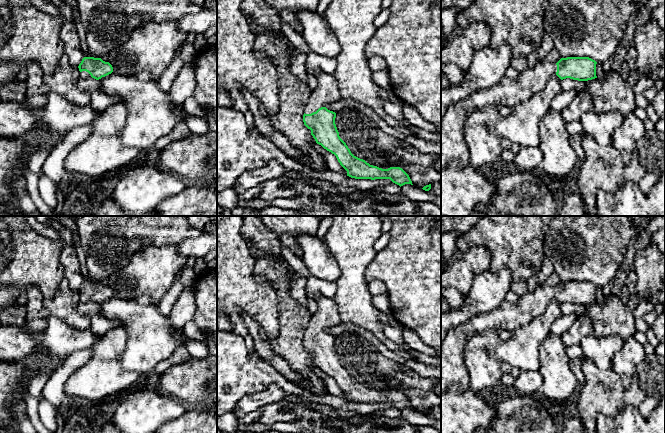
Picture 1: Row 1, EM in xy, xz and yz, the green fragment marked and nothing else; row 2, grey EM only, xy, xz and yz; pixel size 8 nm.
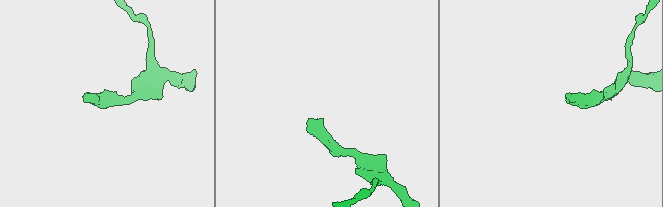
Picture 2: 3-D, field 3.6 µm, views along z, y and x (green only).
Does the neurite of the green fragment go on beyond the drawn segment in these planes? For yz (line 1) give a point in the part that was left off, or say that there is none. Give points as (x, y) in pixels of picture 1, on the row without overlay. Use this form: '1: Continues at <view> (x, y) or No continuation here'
1: Continues at yz (509, 316)

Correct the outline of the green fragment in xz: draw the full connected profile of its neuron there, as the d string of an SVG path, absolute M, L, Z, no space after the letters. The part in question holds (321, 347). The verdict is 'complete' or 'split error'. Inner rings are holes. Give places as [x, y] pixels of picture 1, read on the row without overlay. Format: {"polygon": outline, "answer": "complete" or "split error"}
{"polygon": "M320 297L317 301L318 309L310 316L308 326L304 333L303 346L304 349L311 354L311 359L316 367L324 373L334 378L340 389L347 395L347 400L355 403L390 403L393 407L400 411L405 408L412 408L409 399L400 391L390 391L382 393L377 390L370 389L365 384L354 380L346 367L340 362L339 356L335 348L336 337L328 334L325 330L338 326L342 323L338 307L333 298Z", "answer": "split error"}

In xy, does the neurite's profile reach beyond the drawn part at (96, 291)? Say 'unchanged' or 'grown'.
grown

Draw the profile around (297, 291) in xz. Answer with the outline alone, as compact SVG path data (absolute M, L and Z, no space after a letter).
M296 273L296 280L291 285L290 296L292 299L297 301L300 305L307 308L308 306L308 296L307 296L307 277L301 273Z

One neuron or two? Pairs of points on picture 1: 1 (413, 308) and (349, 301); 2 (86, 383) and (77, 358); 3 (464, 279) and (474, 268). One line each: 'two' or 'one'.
1: two
2: two
3: one

